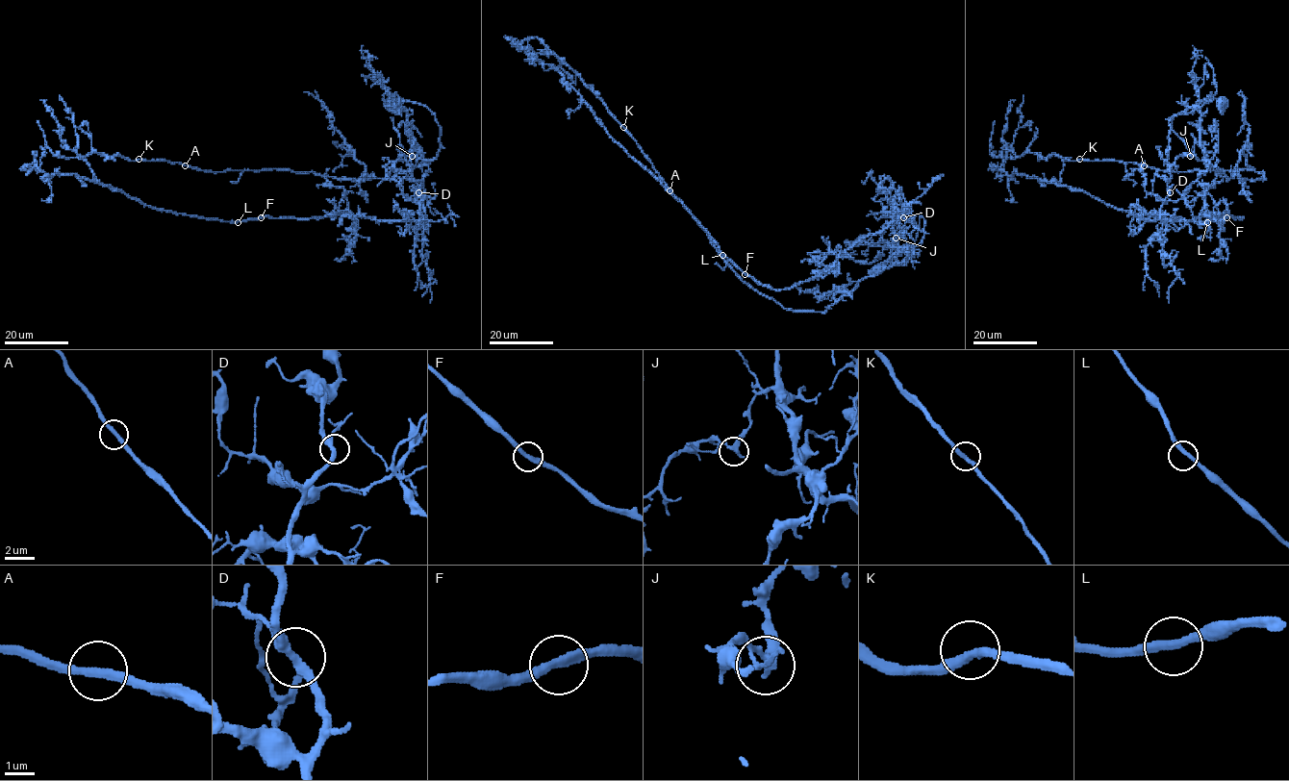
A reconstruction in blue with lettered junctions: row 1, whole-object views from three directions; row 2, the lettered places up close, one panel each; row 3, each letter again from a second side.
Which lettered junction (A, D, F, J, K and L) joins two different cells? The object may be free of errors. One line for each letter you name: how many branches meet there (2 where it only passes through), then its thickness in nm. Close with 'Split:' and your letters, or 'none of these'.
J: Branches: 2. Thickness 320 nm
Split: J

